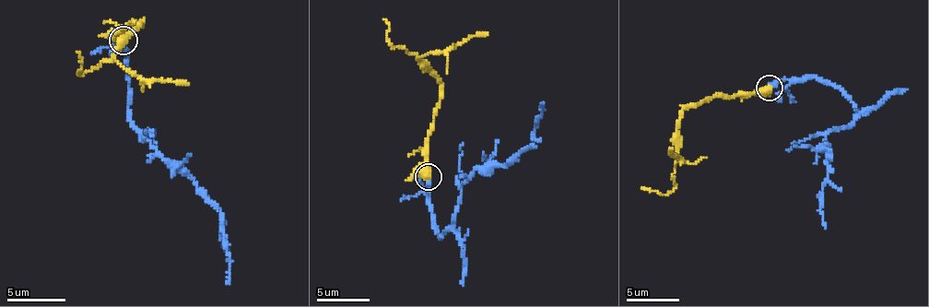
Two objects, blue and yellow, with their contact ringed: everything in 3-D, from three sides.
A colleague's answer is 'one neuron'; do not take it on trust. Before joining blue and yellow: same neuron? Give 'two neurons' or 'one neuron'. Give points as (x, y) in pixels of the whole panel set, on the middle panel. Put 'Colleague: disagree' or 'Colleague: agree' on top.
Colleague: agree
one neuron

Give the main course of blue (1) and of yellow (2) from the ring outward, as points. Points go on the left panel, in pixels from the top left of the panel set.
1: (123, 38), (130, 119), (220, 213), (229, 255), (226, 283)
2: (123, 41), (126, 24), (140, 21), (115, 59), (144, 78), (189, 83)

